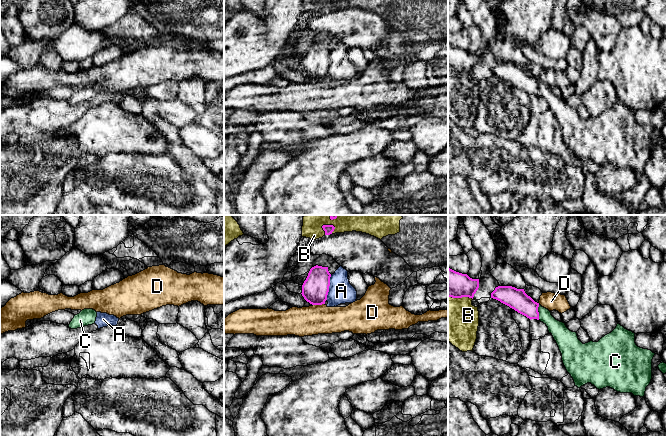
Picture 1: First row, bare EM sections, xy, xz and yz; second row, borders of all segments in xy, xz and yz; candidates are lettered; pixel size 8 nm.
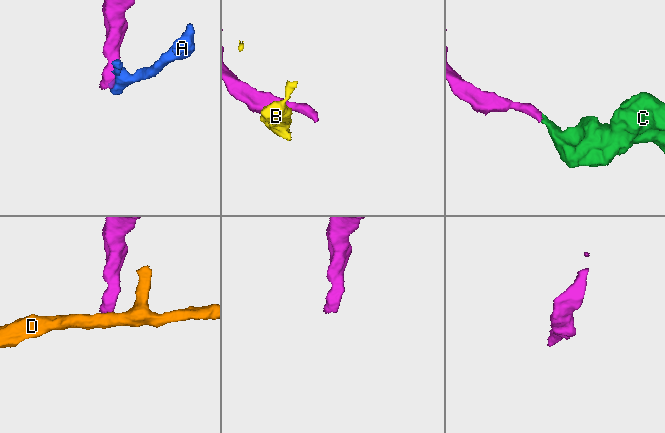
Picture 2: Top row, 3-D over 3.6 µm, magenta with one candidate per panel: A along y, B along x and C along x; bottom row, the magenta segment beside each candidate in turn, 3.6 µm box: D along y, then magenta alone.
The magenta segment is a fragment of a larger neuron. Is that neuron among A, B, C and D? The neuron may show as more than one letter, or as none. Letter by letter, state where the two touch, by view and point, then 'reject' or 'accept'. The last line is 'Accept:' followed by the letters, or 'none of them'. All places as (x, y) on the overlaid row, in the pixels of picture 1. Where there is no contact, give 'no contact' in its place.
A: xz (328, 287) | reject
B: xz (324, 225) | reject
C: yz (538, 312) | accept
D: xz (318, 304) | reject
Accept: C

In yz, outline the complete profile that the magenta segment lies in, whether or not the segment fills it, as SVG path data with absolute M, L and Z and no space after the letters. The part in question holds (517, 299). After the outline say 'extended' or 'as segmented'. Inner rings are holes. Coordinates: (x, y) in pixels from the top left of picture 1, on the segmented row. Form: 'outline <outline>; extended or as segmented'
outline M498 286L491 293L491 298L509 306L527 318L543 322L552 334L562 354L562 361L574 380L575 386L591 383L597 389L610 387L620 393L632 393L644 397L646 387L652 379L652 359L655 355L651 350L640 348L635 343L635 333L625 329L619 323L609 334L598 342L590 341L583 344L576 332L570 331L565 323L556 320L551 312L528 296L524 289L512 286Z; extended

